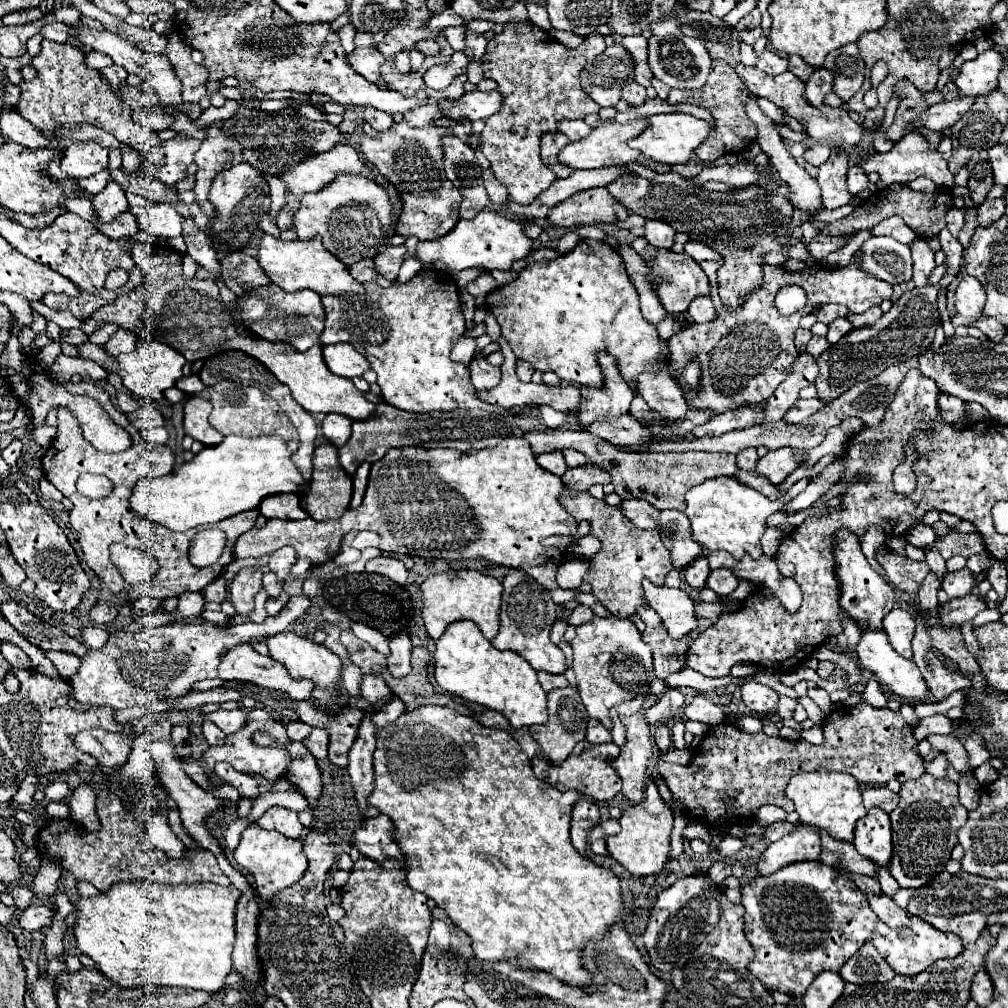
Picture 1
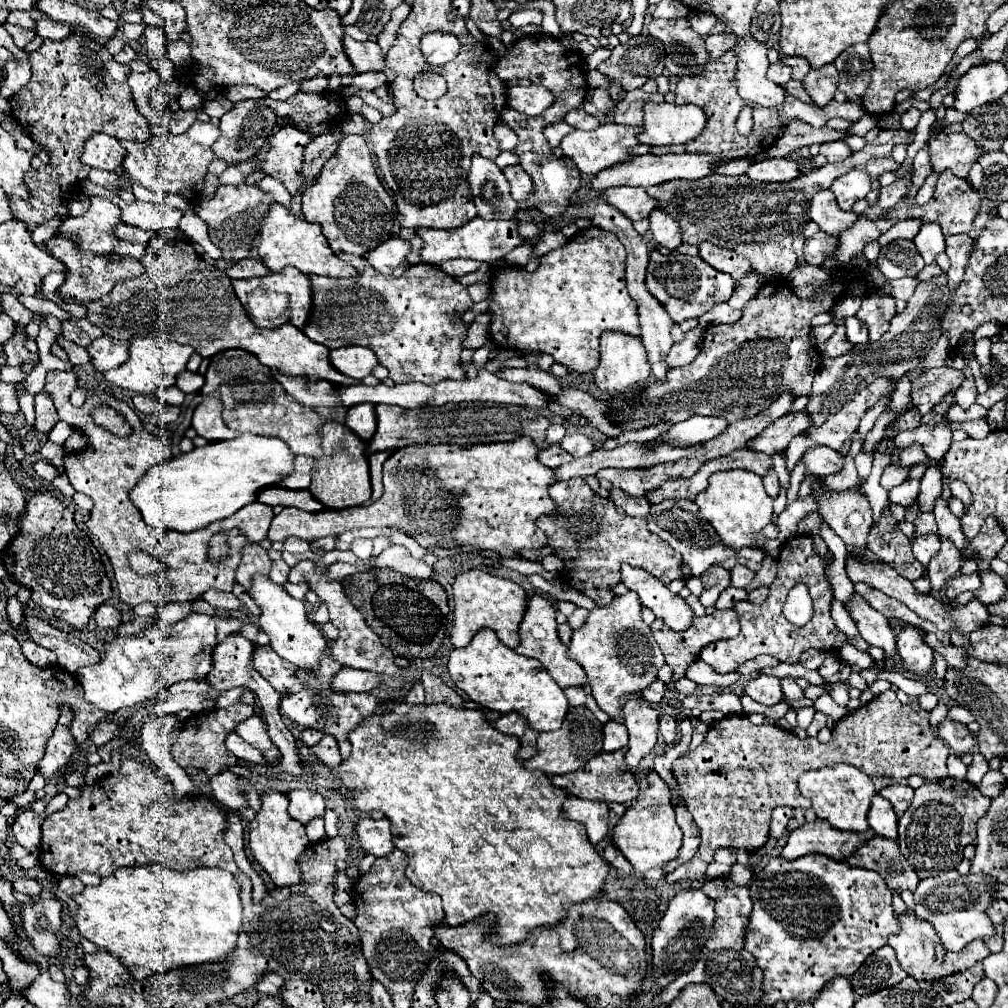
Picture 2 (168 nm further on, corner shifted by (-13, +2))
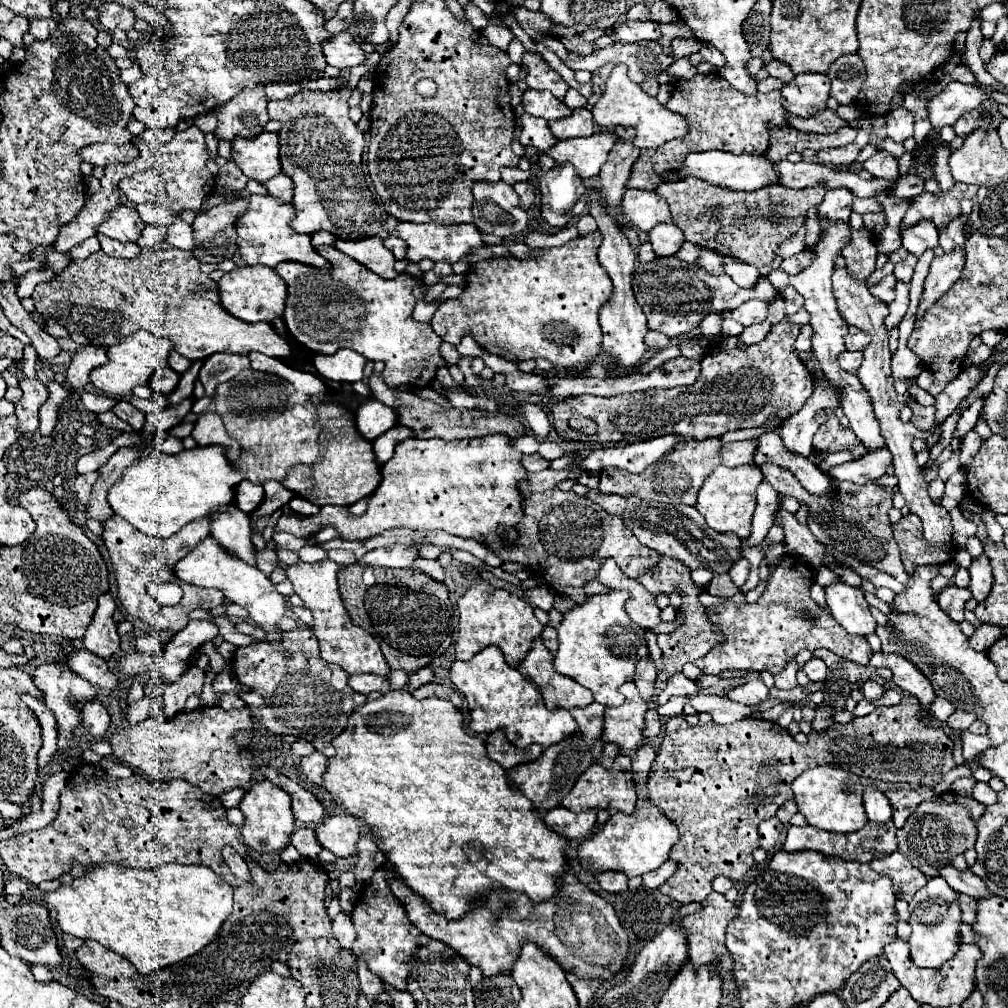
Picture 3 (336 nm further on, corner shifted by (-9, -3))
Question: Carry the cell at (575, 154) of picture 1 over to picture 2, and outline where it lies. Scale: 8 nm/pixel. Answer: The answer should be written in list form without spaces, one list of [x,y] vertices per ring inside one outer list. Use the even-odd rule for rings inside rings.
[[[605,123],[601,127],[597,127],[595,131],[573,131],[567,137],[563,137],[561,141],[561,149],[563,153],[575,161],[575,165],[579,167],[581,173],[585,175],[597,175],[599,171],[617,165],[621,161],[627,159],[627,151],[631,147],[637,147],[637,135],[641,133],[641,127],[629,127],[629,125],[617,125],[617,123]]]

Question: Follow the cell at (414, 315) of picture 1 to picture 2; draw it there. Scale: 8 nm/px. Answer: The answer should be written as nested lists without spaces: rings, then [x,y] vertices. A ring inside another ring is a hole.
[[[339,253],[341,259],[347,259],[351,267],[355,267],[357,275],[347,279],[337,277],[321,277],[307,275],[313,289],[313,307],[305,327],[301,329],[311,341],[325,345],[327,349],[339,349],[347,345],[363,345],[371,347],[377,355],[379,363],[389,369],[389,377],[393,383],[409,383],[419,381],[425,385],[435,385],[443,379],[465,379],[465,371],[461,369],[459,353],[463,349],[463,339],[467,337],[467,327],[461,323],[451,323],[451,313],[465,313],[473,307],[473,301],[467,293],[467,287],[457,283],[451,275],[441,271],[437,265],[417,263],[411,265],[401,277],[381,275],[377,273],[363,257],[355,257],[349,253]]]

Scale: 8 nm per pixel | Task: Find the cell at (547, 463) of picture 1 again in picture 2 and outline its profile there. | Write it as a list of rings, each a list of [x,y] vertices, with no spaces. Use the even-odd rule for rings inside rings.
[[[551,445],[547,449],[541,449],[537,453],[537,459],[545,465],[545,467],[551,467],[551,469],[557,469],[561,463],[567,463],[569,459],[573,459],[567,451],[563,451],[559,445]]]

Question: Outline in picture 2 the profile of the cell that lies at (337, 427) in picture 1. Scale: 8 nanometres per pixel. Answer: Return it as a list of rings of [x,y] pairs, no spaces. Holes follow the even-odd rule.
[[[365,403],[365,405],[357,405],[351,407],[345,419],[345,425],[355,431],[361,439],[371,441],[375,431],[377,431],[377,415],[375,415],[375,405],[373,403]]]

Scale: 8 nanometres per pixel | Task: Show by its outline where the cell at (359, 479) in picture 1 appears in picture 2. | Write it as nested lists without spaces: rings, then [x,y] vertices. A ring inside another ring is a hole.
[[[385,449],[385,451],[375,451],[369,455],[369,465],[371,465],[371,483],[373,483],[373,495],[369,499],[369,503],[377,501],[383,493],[383,485],[381,485],[381,467],[385,463],[385,459],[391,455],[393,451]]]

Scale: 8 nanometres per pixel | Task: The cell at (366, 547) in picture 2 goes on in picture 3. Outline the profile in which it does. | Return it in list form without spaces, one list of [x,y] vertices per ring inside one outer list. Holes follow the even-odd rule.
[[[331,550],[329,552],[329,558],[335,560],[337,564],[341,564],[341,566],[347,566],[347,564],[353,564],[355,554],[349,552],[349,550]]]

